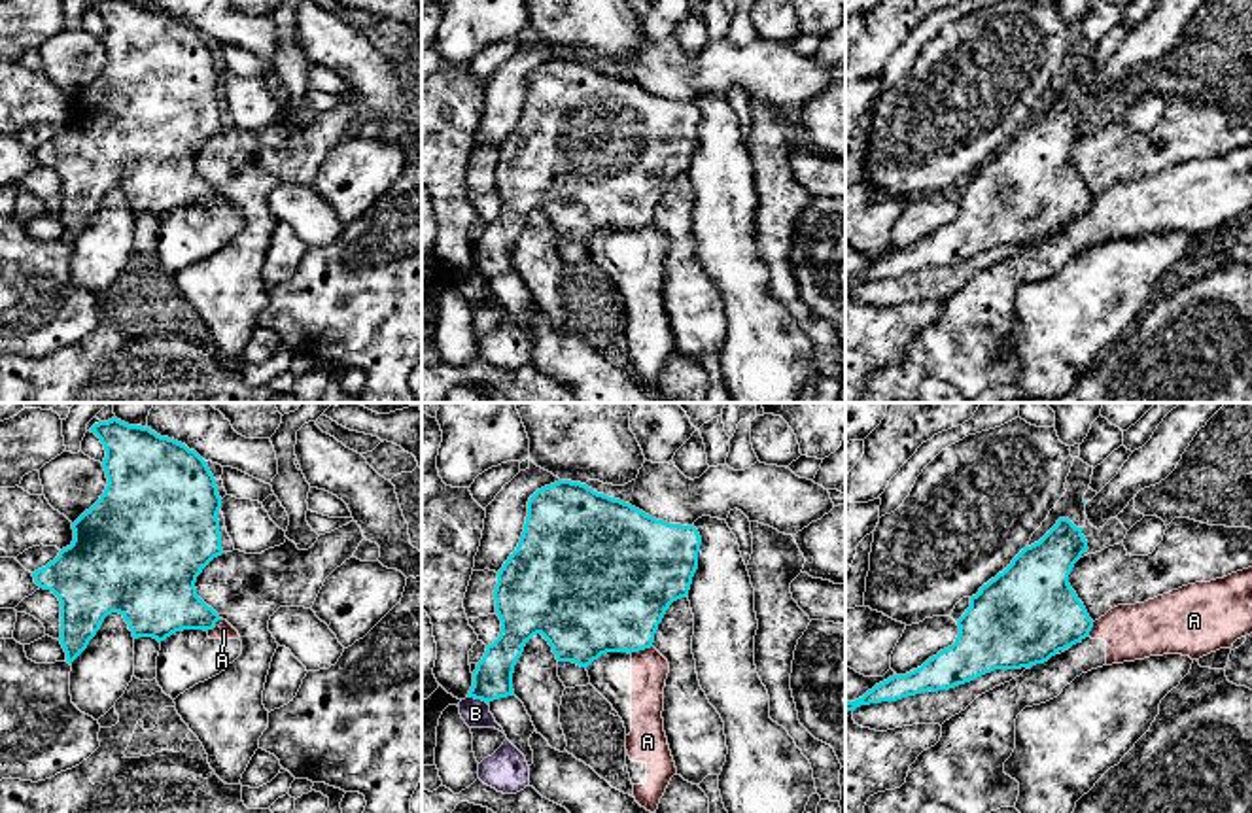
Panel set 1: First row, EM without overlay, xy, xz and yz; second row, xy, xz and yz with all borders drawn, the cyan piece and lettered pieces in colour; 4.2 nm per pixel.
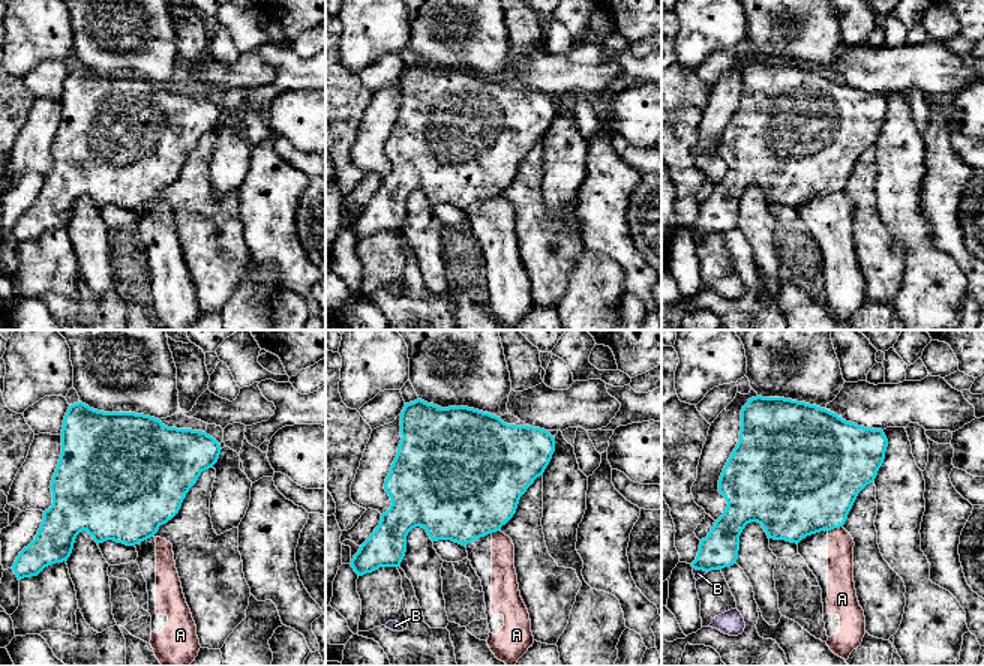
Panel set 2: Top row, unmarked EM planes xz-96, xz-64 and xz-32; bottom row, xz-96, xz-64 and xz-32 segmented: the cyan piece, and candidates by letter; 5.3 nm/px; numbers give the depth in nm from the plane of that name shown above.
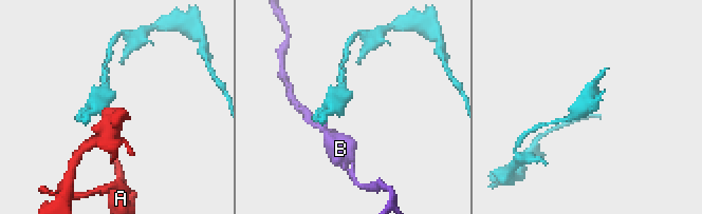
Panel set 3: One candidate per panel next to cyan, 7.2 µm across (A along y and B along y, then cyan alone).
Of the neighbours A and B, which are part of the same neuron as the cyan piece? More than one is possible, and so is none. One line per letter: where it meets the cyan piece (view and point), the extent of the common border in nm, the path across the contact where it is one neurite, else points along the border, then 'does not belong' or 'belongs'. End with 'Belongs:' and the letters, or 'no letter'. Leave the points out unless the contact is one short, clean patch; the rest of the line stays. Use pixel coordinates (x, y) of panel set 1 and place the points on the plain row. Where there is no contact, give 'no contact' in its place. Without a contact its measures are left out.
A: meets cyan in xz at (640, 225); contact 100 nm long; border along xz (651, 222), (630, 229); does not belong
B: meets cyan in xz at (477, 275); contact 90 nm long; border along xz (468, 273), (481, 275), (486, 280); does not belong
Belongs: no letter

